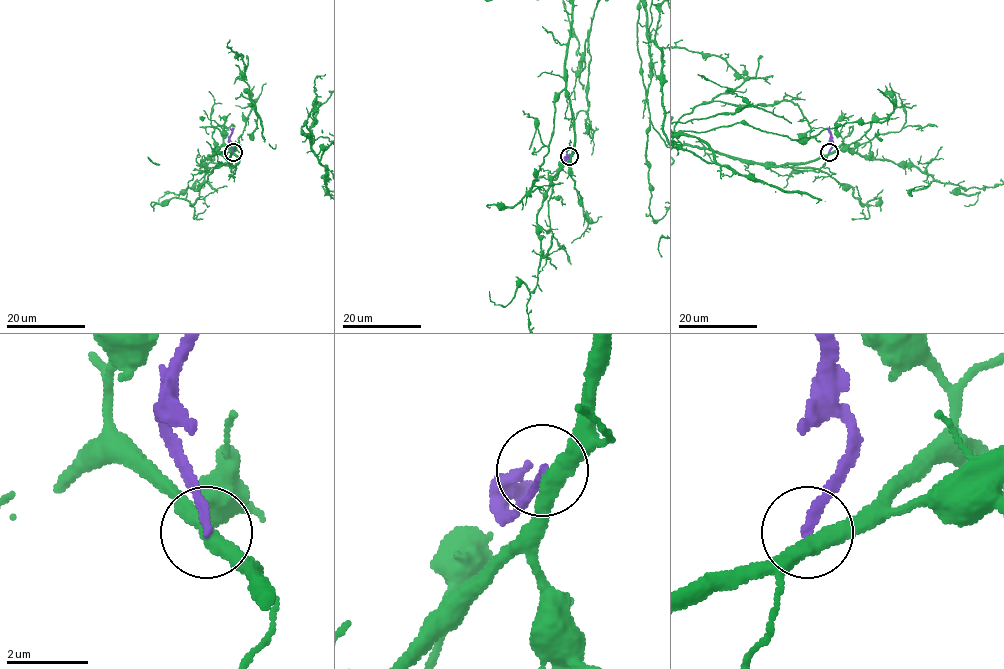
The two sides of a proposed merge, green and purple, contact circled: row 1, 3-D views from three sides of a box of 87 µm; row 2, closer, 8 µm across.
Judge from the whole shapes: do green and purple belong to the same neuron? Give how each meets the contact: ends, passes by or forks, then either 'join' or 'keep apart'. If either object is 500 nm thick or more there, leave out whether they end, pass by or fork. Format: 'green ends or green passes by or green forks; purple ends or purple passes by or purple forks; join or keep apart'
green passes by; purple ends; keep apart

